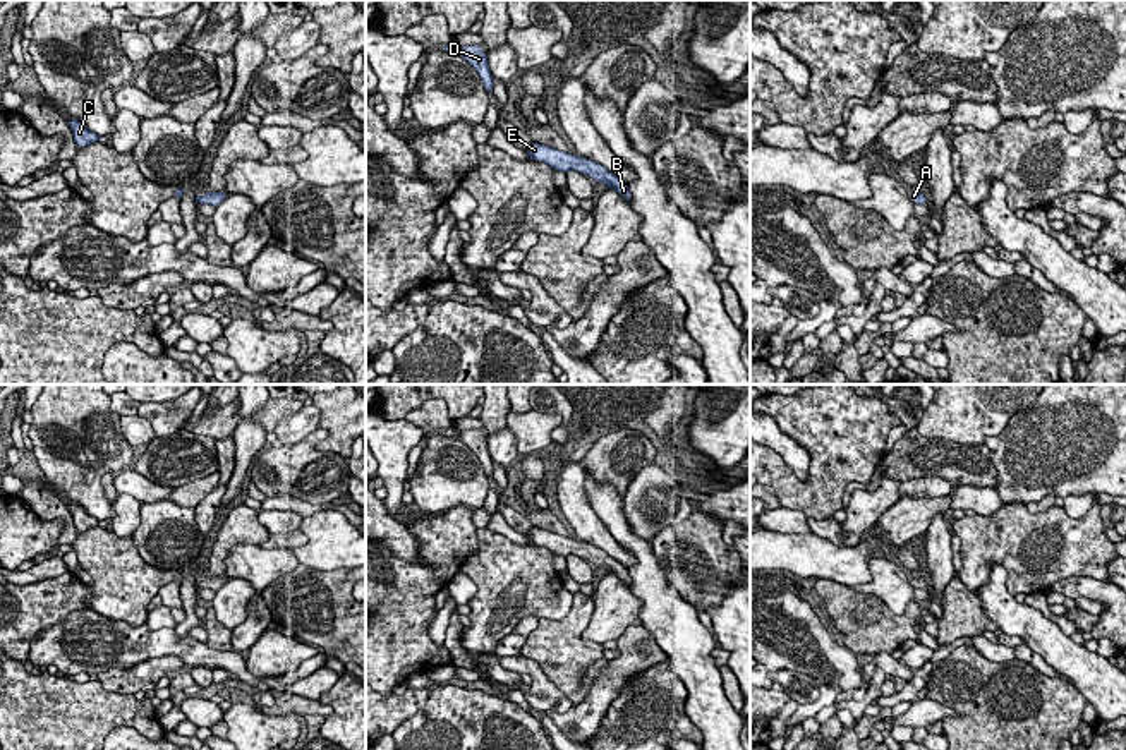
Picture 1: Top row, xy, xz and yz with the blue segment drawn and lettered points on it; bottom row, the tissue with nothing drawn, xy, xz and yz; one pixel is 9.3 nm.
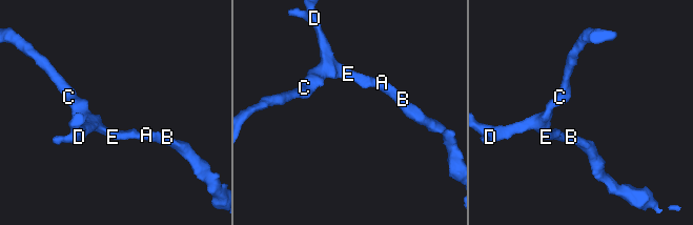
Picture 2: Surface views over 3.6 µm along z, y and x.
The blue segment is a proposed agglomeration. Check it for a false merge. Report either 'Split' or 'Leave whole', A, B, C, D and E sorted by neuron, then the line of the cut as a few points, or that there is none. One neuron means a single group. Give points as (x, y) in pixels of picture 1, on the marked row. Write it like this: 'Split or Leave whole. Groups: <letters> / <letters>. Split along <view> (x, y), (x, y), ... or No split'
Leave whole. Groups: A B C D E. No split

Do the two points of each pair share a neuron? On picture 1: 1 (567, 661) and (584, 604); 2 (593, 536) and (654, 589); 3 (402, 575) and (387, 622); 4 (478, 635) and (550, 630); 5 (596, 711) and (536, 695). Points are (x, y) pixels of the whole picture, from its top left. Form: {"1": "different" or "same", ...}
{"1": "same", "2": "different", "3": "same", "4": "different", "5": "different"}

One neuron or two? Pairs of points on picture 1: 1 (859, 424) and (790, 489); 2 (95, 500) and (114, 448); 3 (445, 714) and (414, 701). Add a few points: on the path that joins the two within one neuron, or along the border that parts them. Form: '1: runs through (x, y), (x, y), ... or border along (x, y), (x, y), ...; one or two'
1: runs through (845, 445), (836, 460), (811, 486); one
2: runs through (93, 488), (93, 469), (102, 460); one
3: border along (429, 692), (424, 704), (393, 731); two

